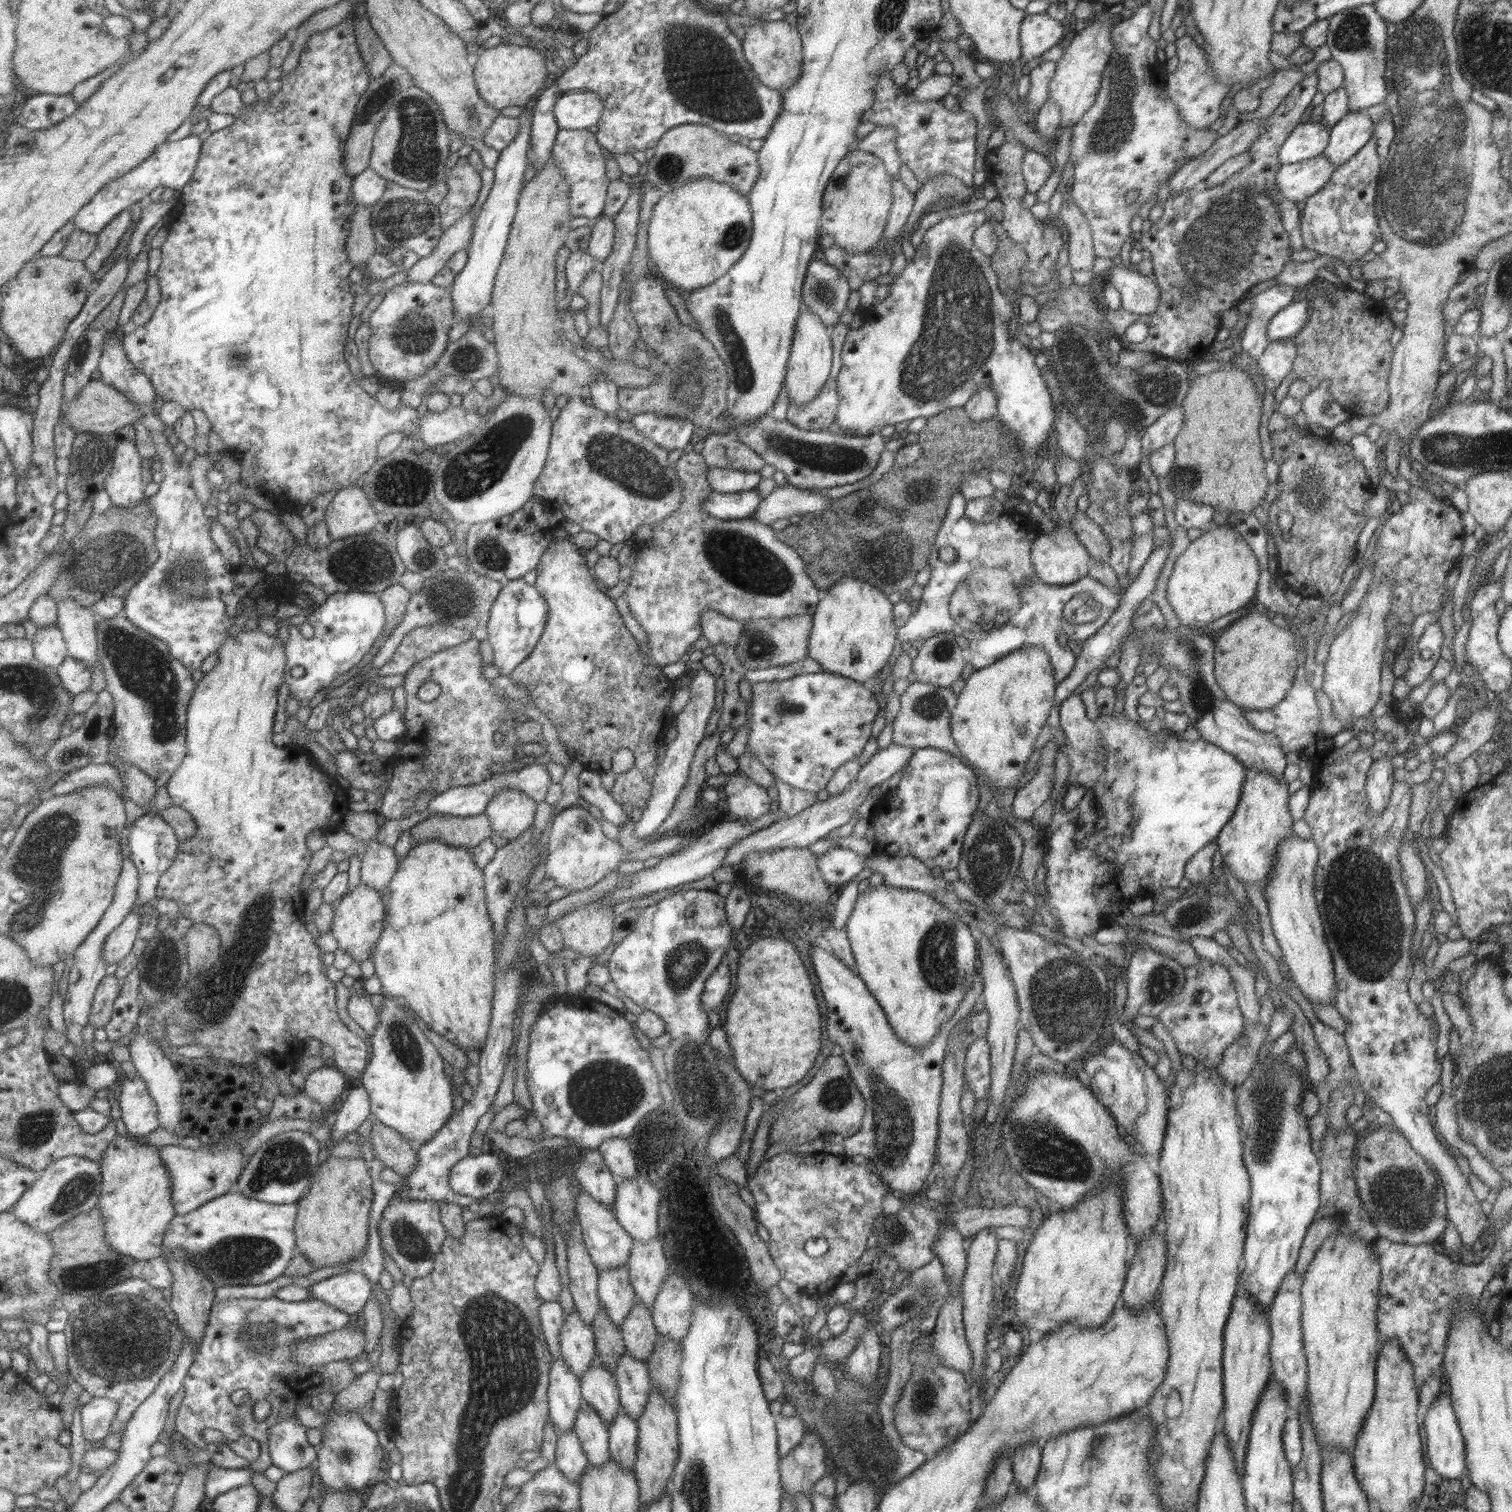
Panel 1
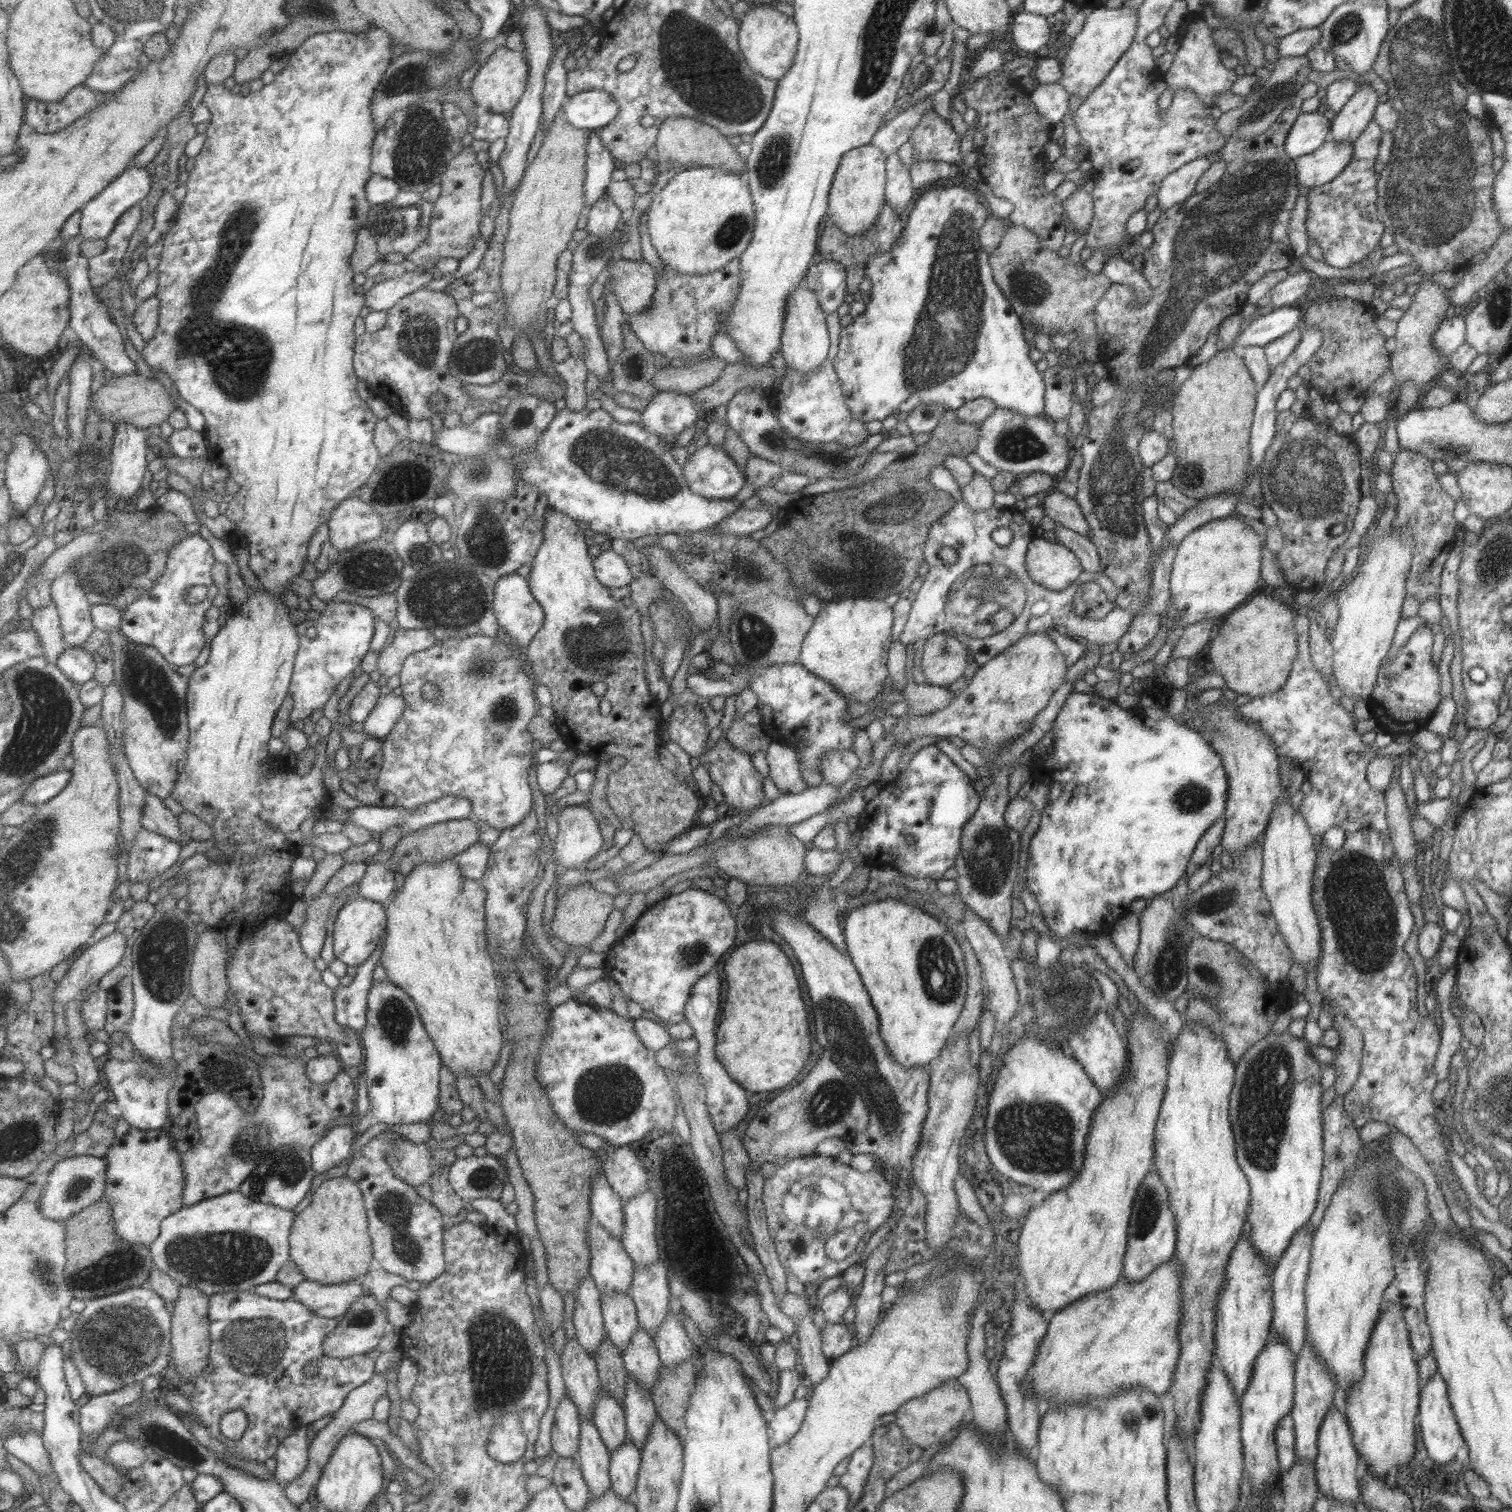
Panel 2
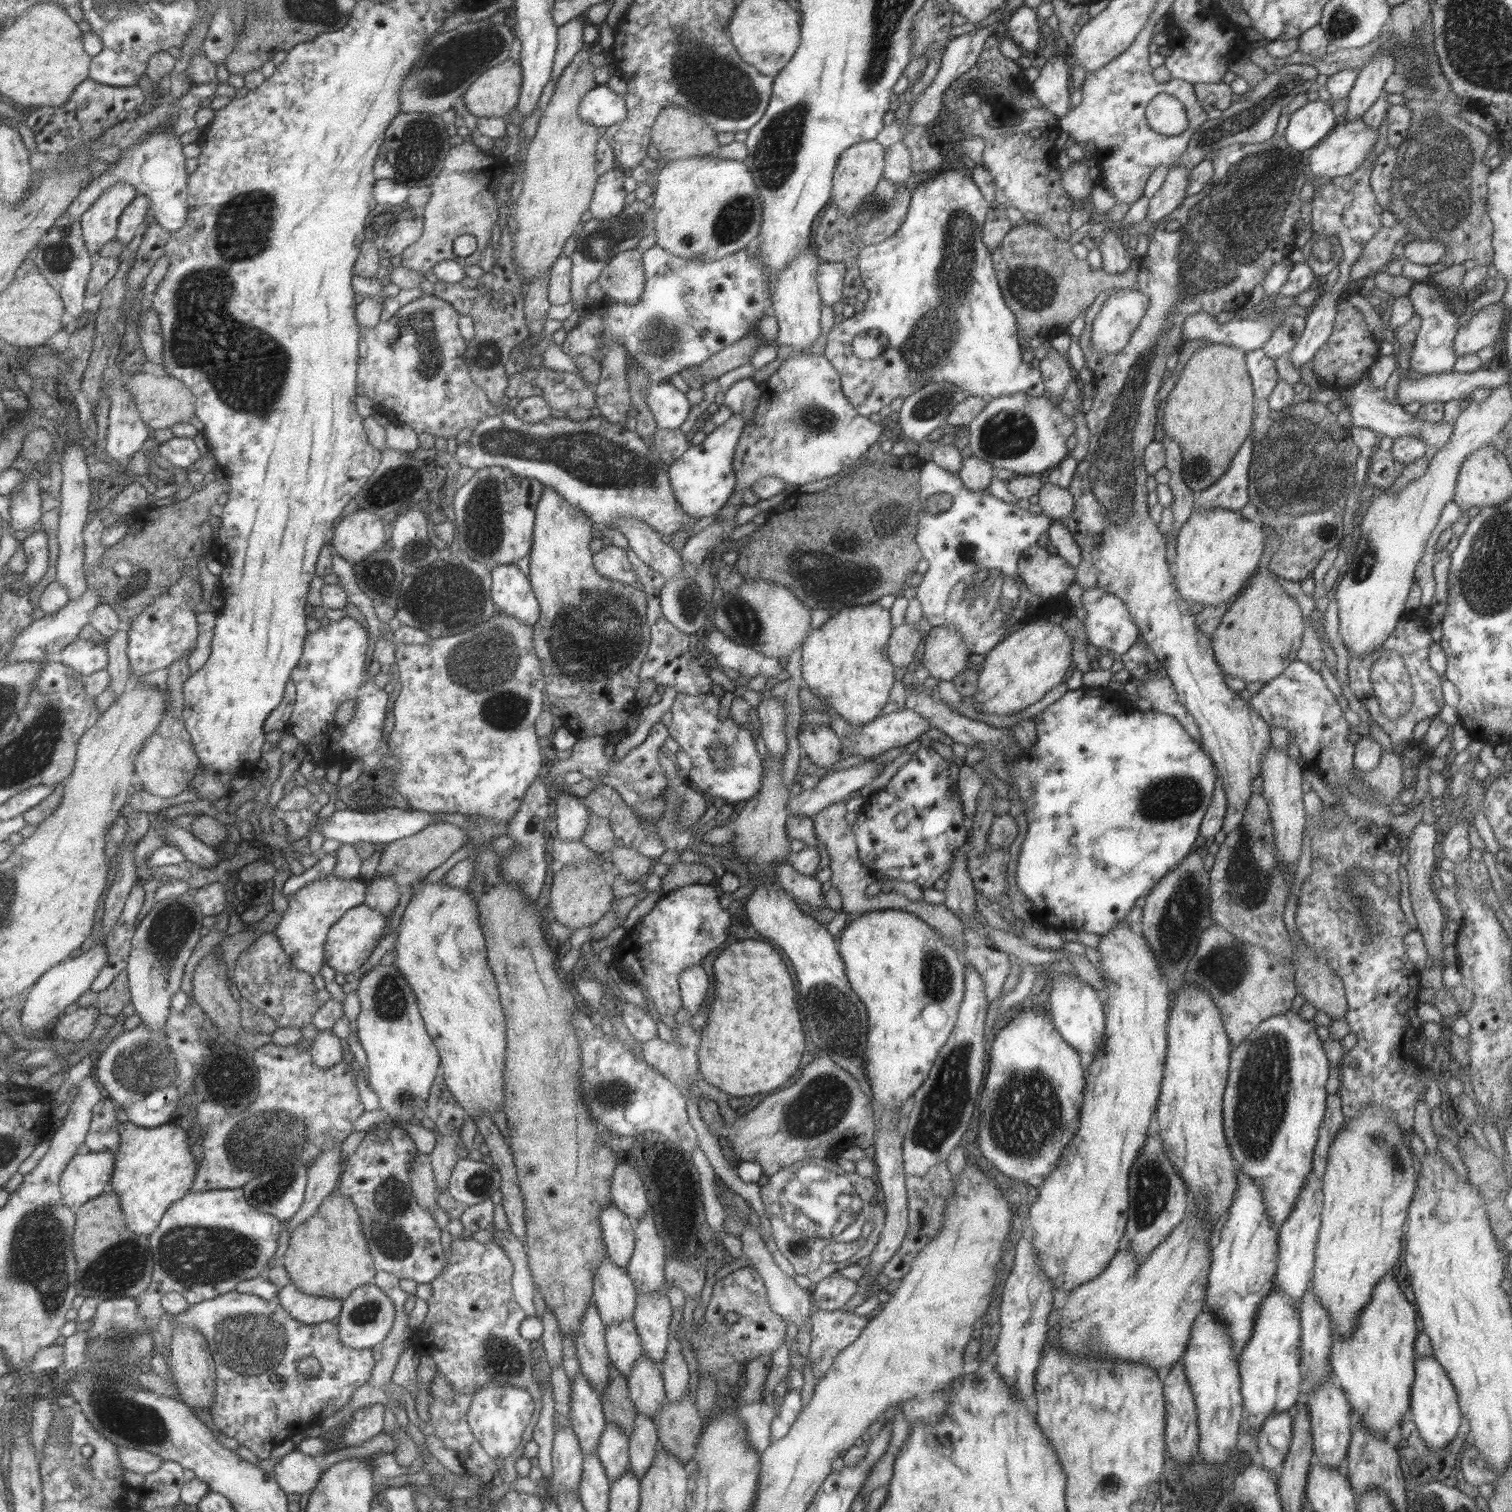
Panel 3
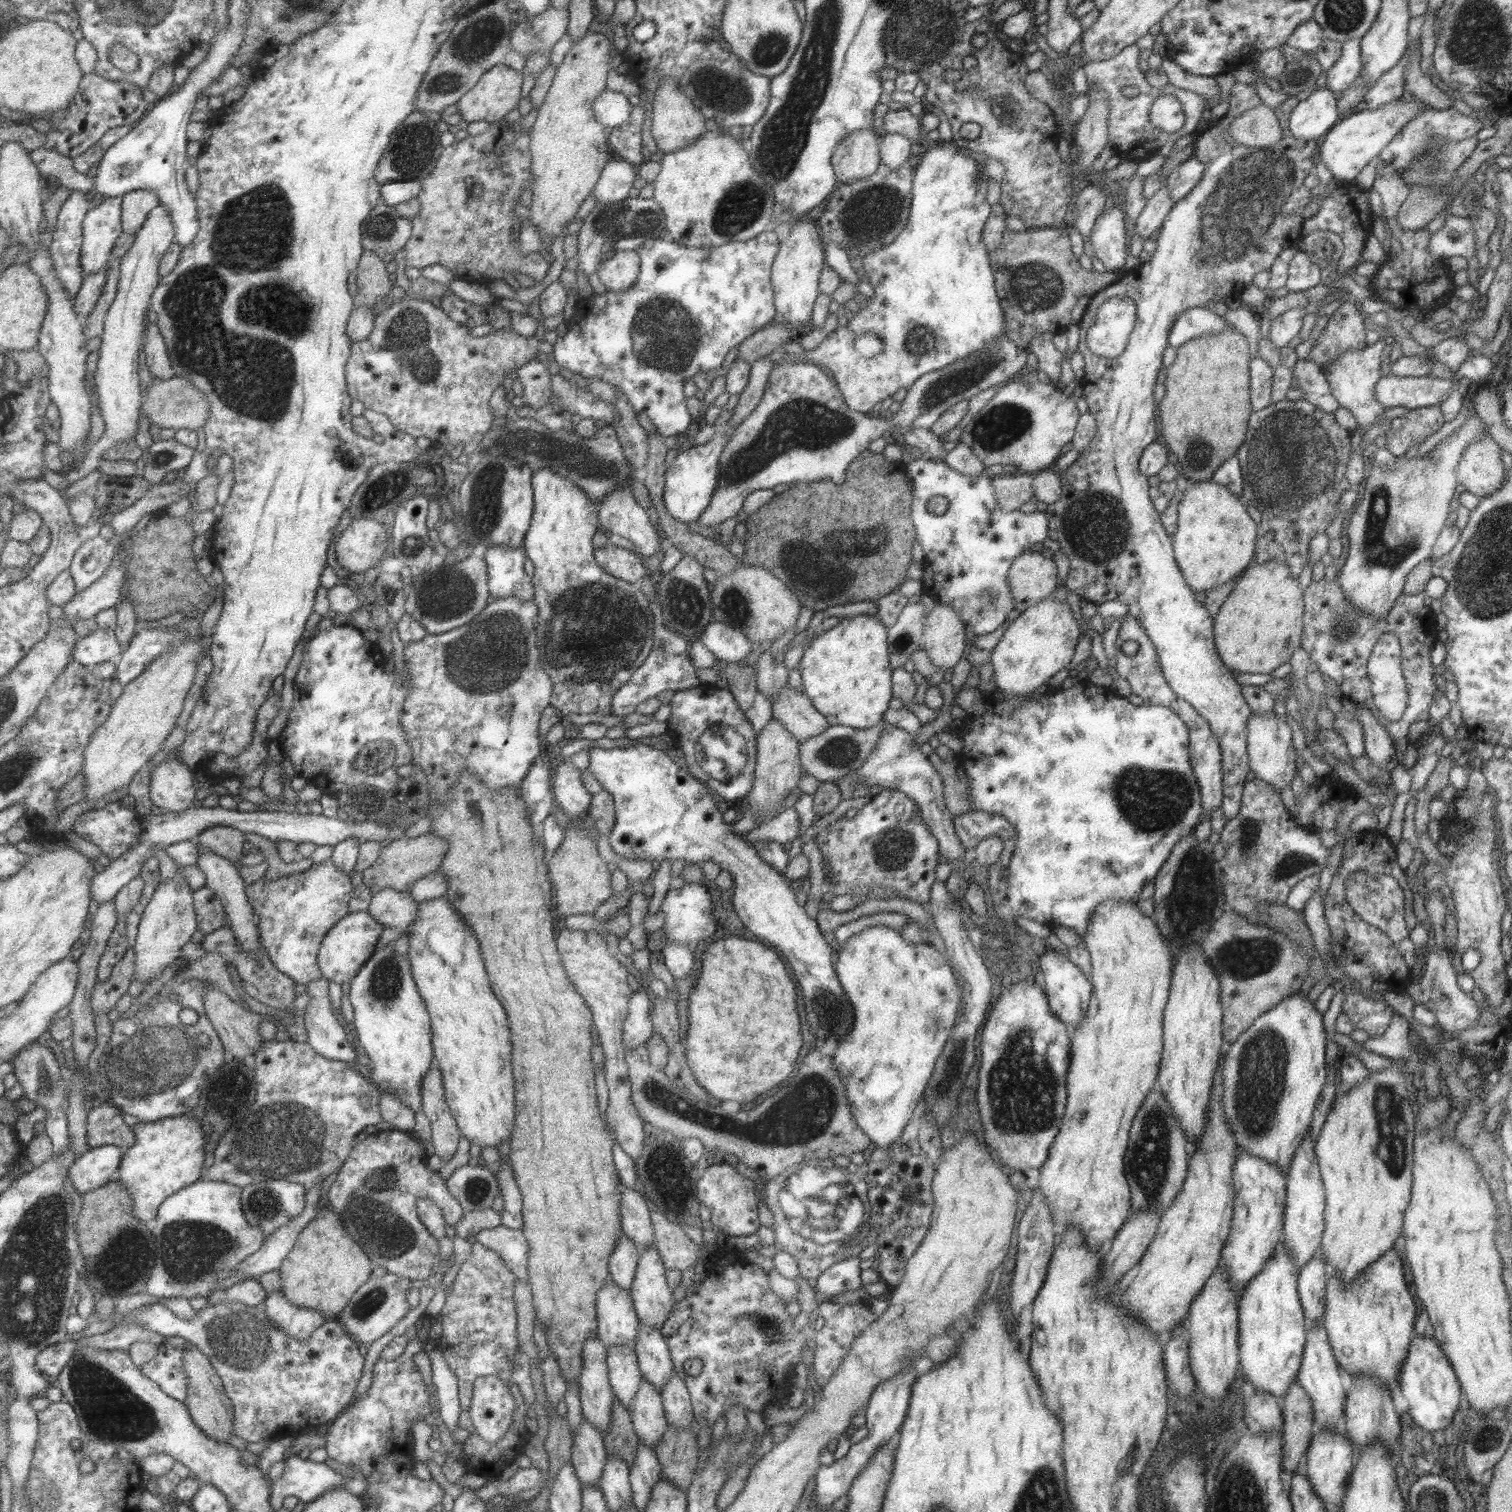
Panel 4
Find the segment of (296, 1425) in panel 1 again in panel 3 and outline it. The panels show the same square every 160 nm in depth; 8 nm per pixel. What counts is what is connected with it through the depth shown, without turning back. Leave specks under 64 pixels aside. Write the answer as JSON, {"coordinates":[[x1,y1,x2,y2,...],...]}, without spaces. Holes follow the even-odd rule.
{"coordinates":[[294,1448,278,1460,274,1469,278,1483,289,1494,311,1492,316,1487,316,1484,320,1482,323,1471,315,1457,301,1453,297,1448]]}

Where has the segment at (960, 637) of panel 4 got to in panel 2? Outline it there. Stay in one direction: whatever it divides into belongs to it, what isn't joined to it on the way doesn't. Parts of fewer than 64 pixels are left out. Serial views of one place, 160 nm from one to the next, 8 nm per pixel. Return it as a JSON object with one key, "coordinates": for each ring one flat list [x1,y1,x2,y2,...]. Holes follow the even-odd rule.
{"coordinates":[[935,633,925,640,921,669,929,685,953,686,967,666,967,650,951,633]]}

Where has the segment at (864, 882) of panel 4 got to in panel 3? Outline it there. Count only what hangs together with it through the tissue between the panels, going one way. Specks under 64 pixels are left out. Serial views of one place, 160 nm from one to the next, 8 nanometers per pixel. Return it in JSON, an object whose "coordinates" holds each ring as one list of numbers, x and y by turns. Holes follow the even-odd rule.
{"coordinates":[[931,746,919,747,911,758,901,766,895,776,883,789,873,792,865,805,857,812,852,828,856,840,859,862,868,868,875,877,886,876,888,879,914,882,922,890,932,888,933,882,948,870,952,861,952,852,965,846,965,826,958,794,952,792,957,786,959,765,943,759],[935,816,935,836,925,836,925,820]]}

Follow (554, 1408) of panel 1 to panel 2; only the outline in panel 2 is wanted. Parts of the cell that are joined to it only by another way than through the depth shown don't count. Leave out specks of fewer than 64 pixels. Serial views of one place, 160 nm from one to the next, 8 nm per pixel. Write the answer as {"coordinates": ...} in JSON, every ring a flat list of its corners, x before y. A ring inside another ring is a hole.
{"coordinates":[[564,1392,563,1399,555,1407,550,1430,551,1450,557,1454,557,1458,572,1458,575,1454,579,1442,580,1421,575,1405]]}

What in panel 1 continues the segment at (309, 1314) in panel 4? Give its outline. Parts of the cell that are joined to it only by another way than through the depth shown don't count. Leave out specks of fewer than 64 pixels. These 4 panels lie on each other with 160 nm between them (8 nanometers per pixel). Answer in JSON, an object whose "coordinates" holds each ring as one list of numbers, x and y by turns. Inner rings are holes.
{"coordinates":[[358,1269,315,1281,306,1289,311,1299,324,1302,353,1317,358,1316,372,1291,367,1277]]}

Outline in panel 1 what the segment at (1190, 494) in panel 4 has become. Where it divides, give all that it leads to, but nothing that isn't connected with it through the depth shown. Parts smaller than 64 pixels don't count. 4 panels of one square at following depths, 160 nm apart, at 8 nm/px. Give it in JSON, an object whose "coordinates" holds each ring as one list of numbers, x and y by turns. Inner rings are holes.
{"coordinates":[[1219,525,1203,531,1177,557,1166,584,1166,600,1181,626,1201,630,1209,622,1245,604,1254,604,1260,568,1243,537,1232,527]]}

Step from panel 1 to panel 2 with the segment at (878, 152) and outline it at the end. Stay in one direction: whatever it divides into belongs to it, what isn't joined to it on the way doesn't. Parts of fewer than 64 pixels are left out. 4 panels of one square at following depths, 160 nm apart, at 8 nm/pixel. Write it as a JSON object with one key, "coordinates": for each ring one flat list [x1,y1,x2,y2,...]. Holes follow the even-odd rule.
{"coordinates":[[930,95,922,97,913,106,899,111,892,120,886,120,875,131,870,143,880,148,883,156,891,156,903,142,908,141,909,135,930,108,933,108]]}

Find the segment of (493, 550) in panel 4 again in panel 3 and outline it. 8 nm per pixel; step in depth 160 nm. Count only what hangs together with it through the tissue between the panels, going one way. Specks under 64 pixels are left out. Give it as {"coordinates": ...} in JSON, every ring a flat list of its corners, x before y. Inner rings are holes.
{"coordinates":[[515,563,498,564,490,570,492,583,490,584,490,599,497,610,521,619,525,624,533,626,539,618,540,610,536,596,533,594,528,576,521,573]]}

